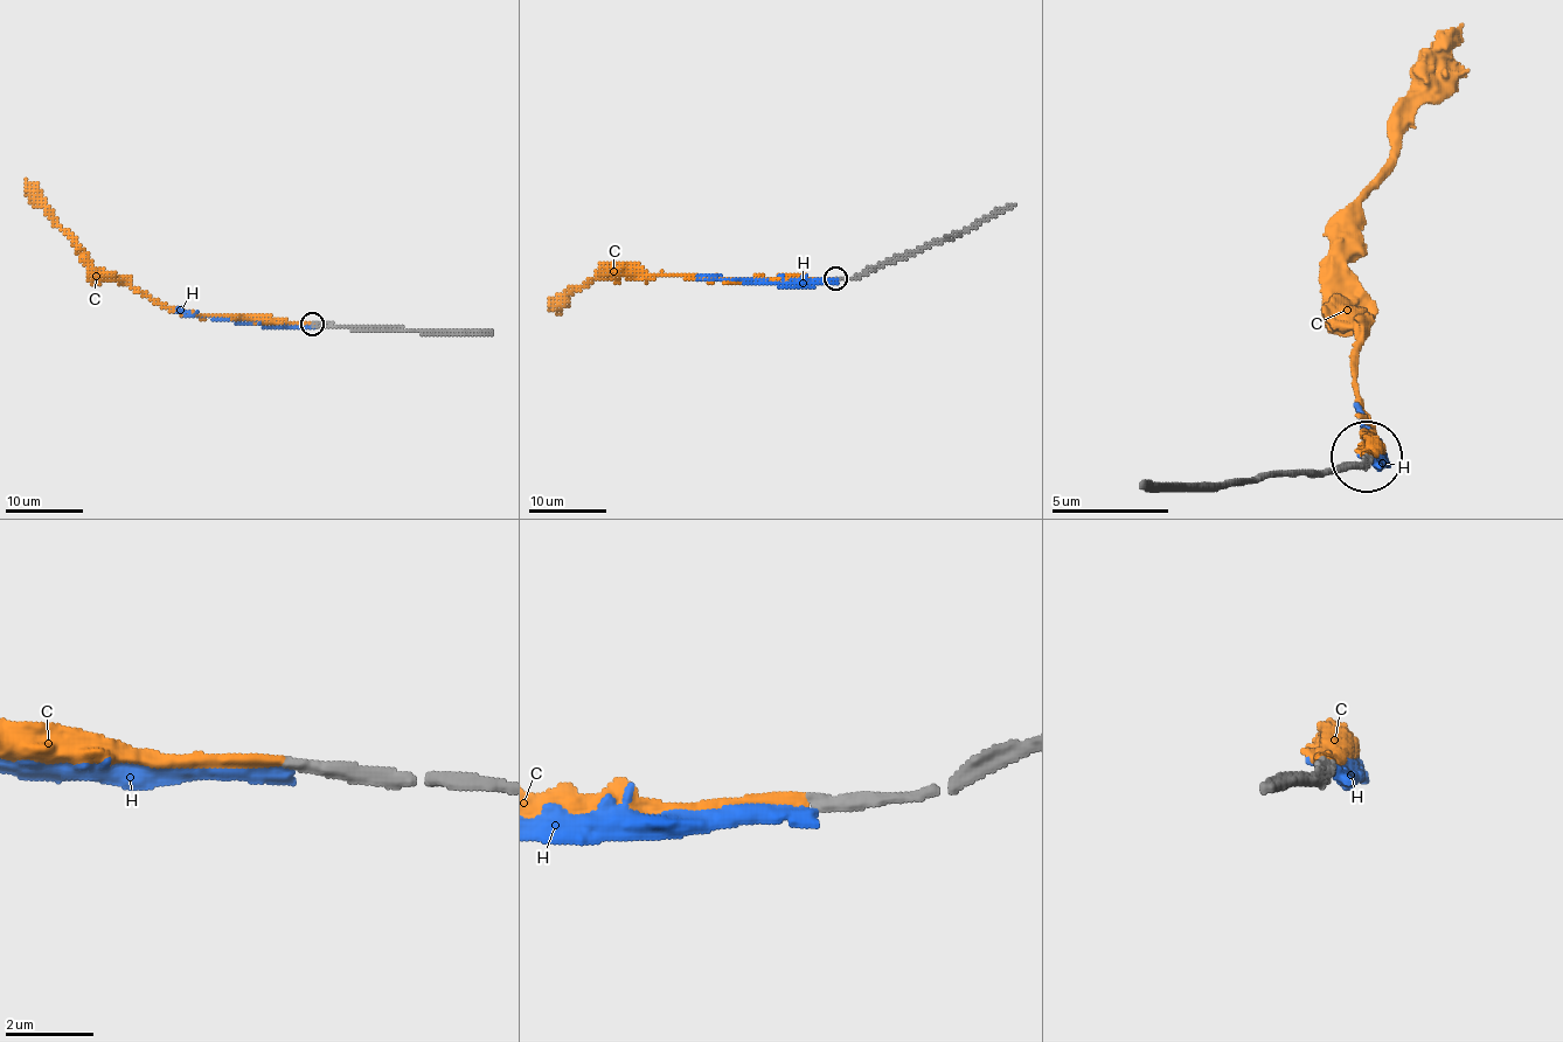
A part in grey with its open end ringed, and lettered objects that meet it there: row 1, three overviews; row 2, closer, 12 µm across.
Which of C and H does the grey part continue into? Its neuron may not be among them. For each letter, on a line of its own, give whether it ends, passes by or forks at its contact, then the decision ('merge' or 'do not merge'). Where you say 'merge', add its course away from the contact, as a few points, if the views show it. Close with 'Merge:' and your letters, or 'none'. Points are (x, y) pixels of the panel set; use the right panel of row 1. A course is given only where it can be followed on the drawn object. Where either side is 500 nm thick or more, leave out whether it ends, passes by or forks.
C: it ends there; merge; it runs (1364, 458), (1370, 433), (1359, 404), (1353, 328), (1353, 199), (1394, 152), (1394, 111), (1465, 22)
H: it ends there; do not merge
Merge: C

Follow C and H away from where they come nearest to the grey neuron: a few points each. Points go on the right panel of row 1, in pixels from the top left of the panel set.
C: (1364, 458), (1370, 433), (1359, 404), (1353, 328), (1353, 199), (1394, 152), (1394, 111), (1465, 22)
H: (1370, 458), (1376, 452), (1353, 404)

